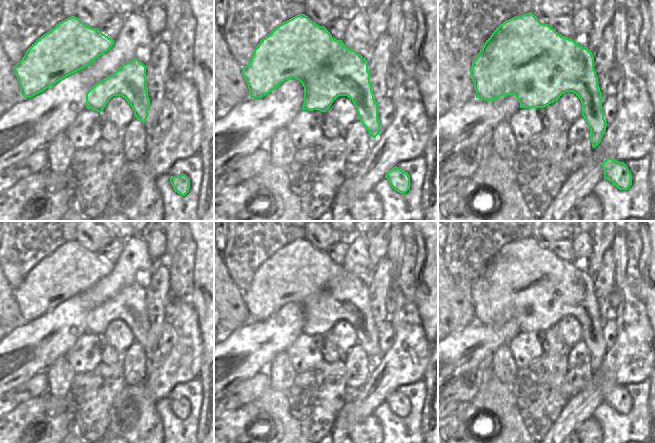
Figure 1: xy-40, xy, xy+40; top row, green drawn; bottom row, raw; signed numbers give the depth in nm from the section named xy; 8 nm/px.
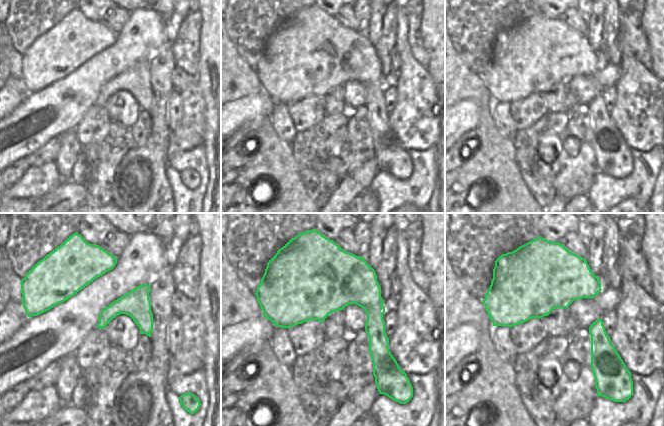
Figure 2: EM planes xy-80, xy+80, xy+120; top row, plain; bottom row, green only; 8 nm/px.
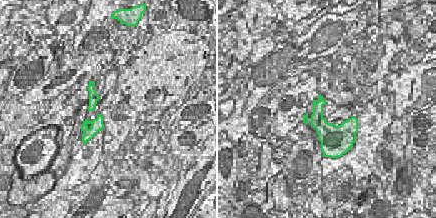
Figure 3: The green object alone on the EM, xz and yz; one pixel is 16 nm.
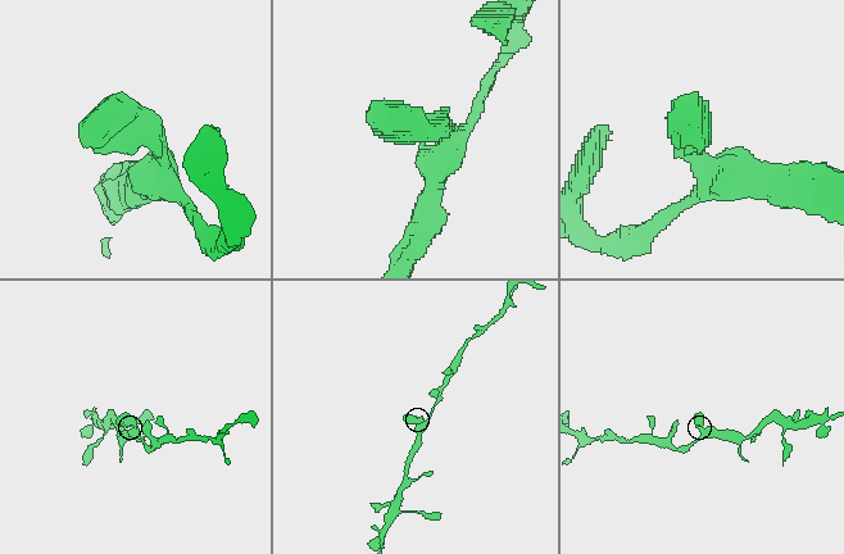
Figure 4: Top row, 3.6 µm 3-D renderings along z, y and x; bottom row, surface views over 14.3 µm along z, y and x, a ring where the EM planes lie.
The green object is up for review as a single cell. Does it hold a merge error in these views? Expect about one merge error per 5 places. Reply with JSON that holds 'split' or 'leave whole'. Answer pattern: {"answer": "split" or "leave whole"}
{"answer": "leave whole"}

